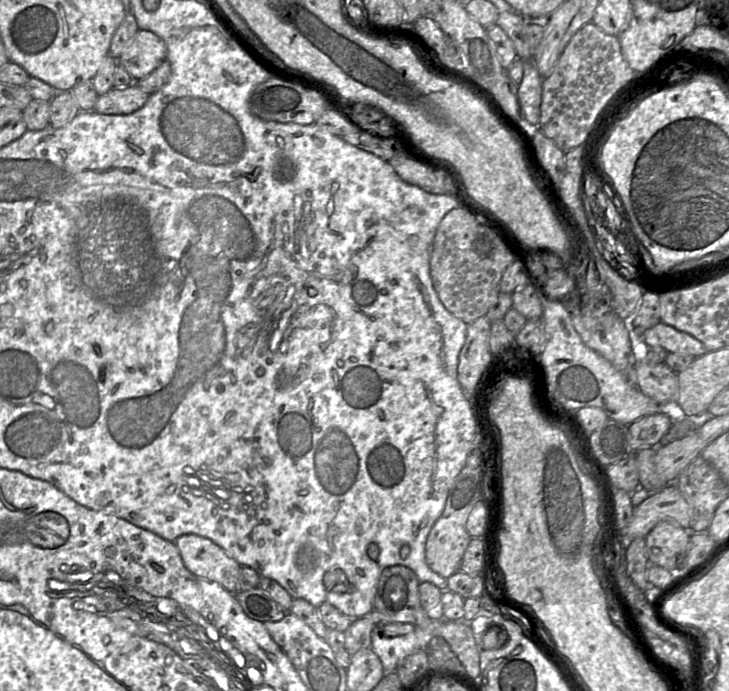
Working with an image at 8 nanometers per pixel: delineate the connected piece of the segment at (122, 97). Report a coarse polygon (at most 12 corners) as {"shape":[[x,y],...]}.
{"shape":[[134,83],[98,96],[92,111],[132,114],[149,96]]}

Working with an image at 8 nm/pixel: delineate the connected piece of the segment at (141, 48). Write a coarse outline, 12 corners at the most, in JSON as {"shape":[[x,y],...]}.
{"shape":[[139,30],[117,59],[143,79],[167,59],[163,39]]}

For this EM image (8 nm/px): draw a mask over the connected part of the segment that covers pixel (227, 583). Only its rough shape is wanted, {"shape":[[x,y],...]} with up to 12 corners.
{"shape":[[211,539],[174,540],[195,576],[239,592],[241,566]]}

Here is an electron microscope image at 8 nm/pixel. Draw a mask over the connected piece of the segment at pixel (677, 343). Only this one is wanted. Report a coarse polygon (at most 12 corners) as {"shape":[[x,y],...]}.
{"shape":[[662,322],[646,330],[648,347],[699,357],[701,341]]}

